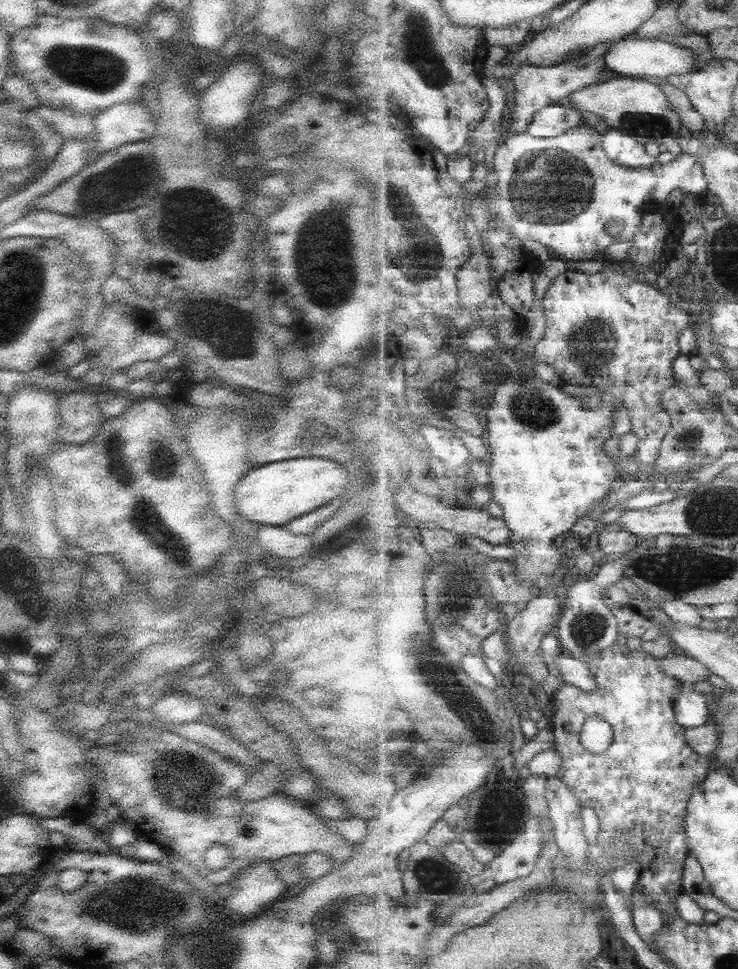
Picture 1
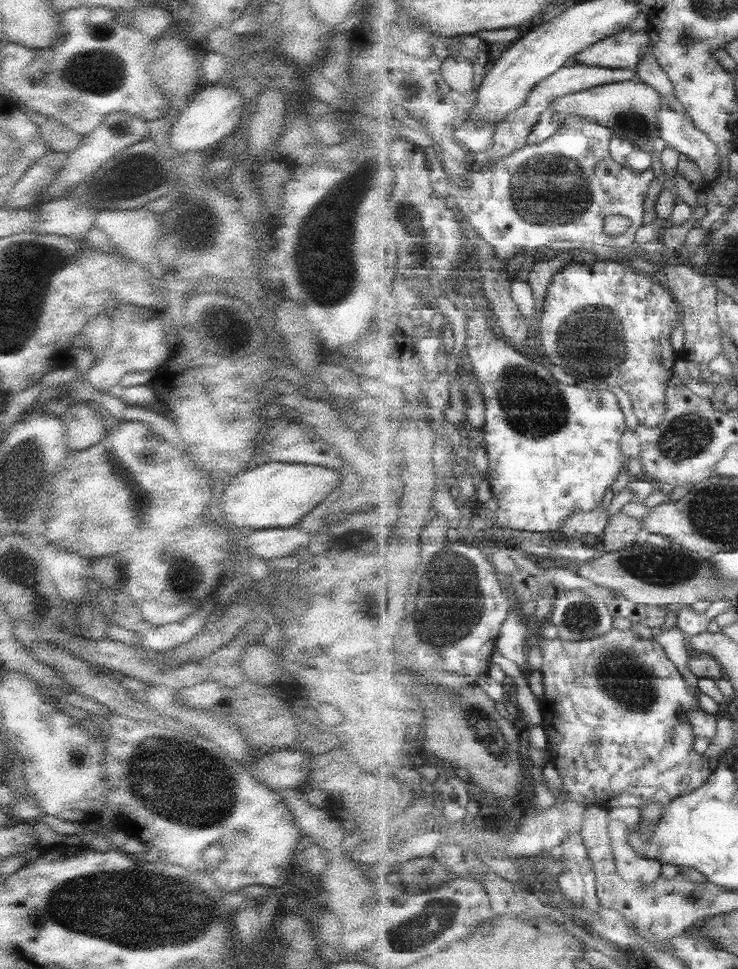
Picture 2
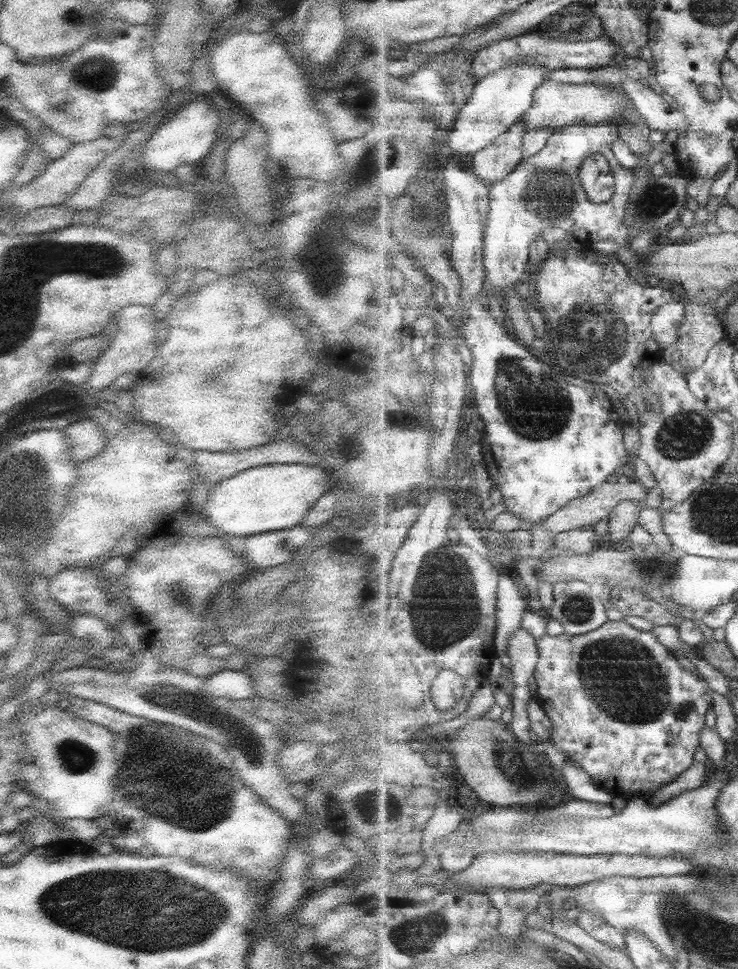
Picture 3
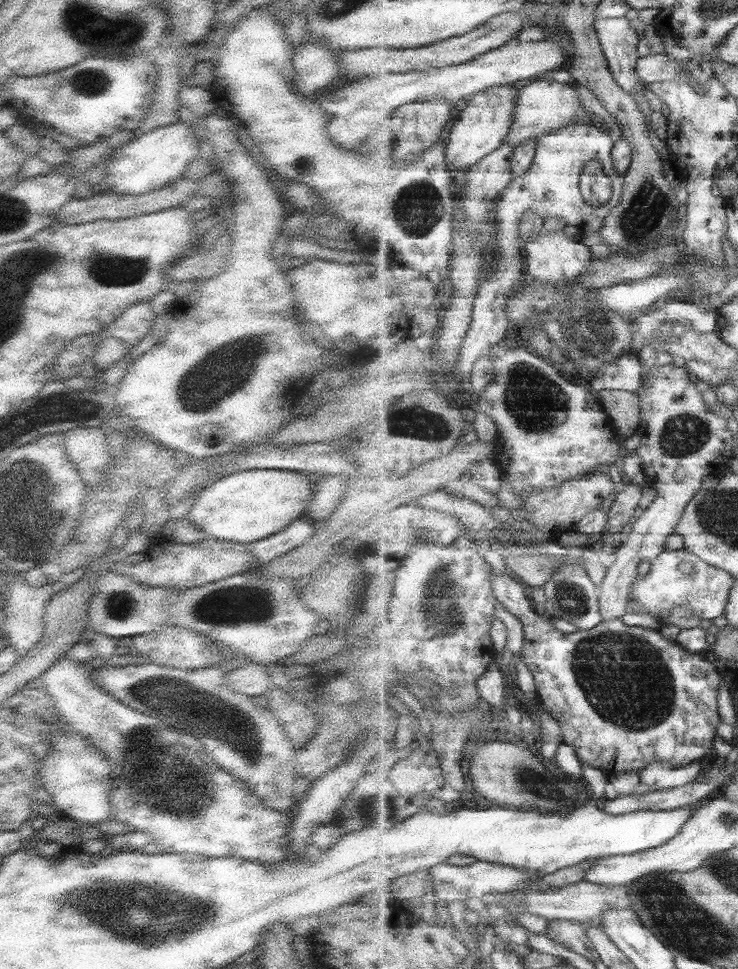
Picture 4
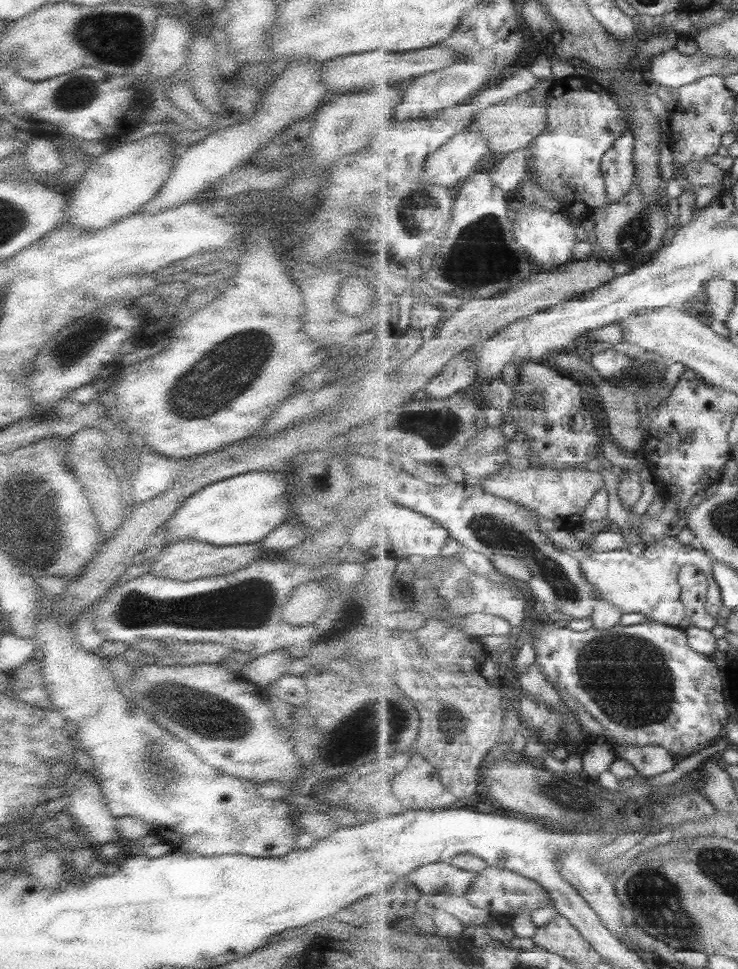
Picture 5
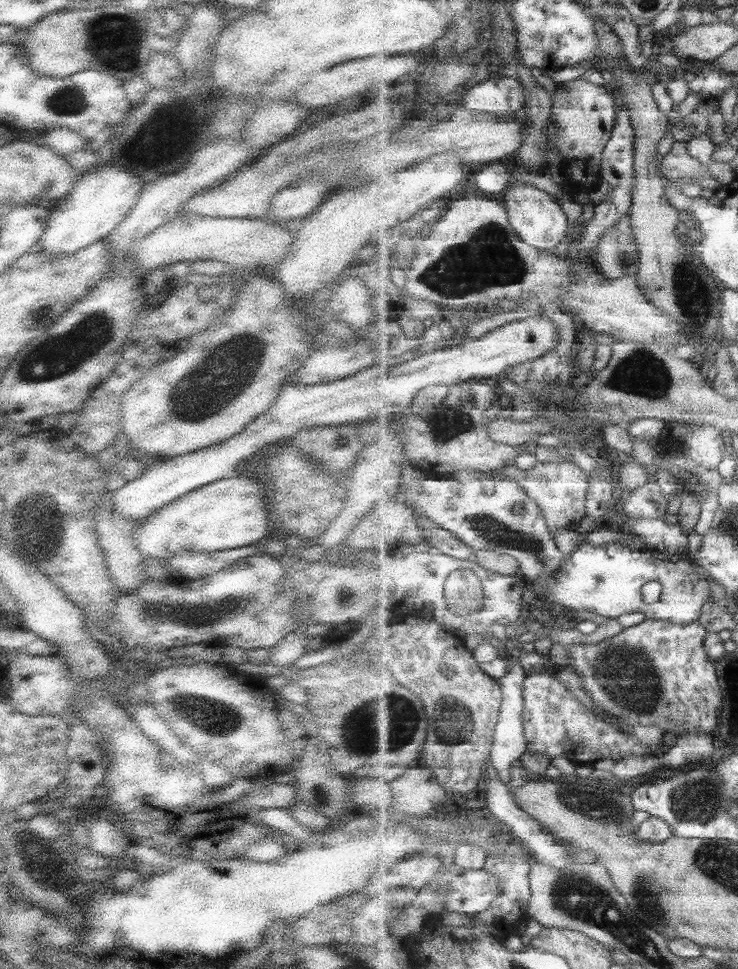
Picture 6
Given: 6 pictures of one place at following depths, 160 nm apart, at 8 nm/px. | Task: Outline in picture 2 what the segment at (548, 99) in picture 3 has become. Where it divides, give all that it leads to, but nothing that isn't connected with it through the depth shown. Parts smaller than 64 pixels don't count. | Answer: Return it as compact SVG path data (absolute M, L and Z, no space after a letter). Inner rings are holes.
M626 80L562 96L555 100L552 108L564 116L582 116L599 124L608 125L617 138L623 137L631 142L645 140L646 144L652 146L660 137L659 113L663 102L662 96L651 85L639 83L637 80Z

